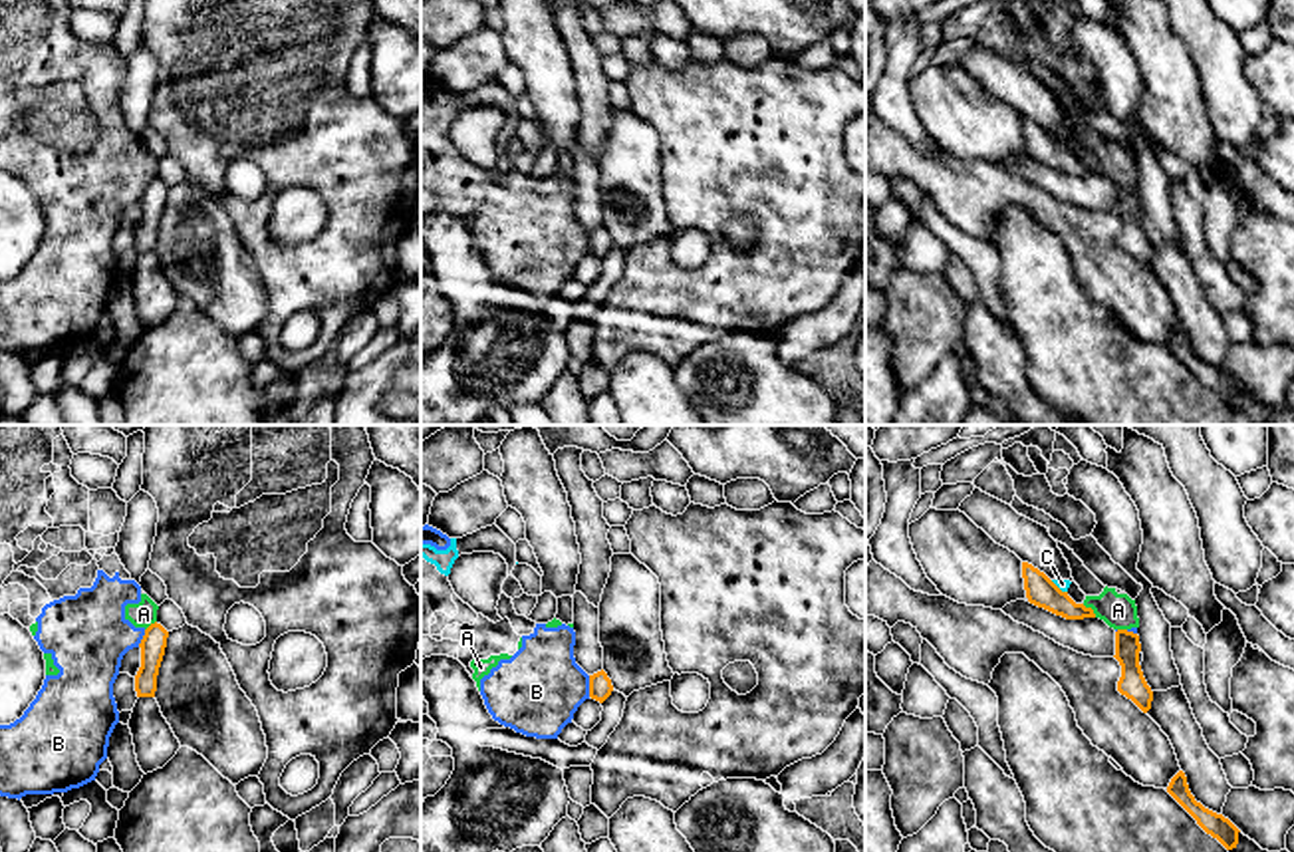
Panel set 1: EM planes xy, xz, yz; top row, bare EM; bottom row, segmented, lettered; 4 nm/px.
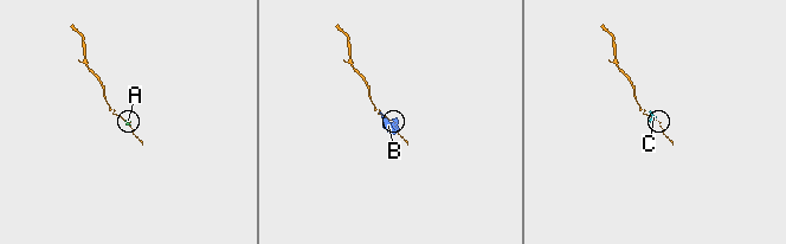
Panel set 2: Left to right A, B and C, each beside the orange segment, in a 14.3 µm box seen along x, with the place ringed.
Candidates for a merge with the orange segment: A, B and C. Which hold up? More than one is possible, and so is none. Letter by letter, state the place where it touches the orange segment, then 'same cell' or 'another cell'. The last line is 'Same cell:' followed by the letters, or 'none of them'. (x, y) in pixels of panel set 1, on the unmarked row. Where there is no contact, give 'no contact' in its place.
A: meets orange in yz at (1090, 163); another cell
B: meets orange in xz at (590, 241); another cell
C: meets orange in yz at (1056, 142); another cell
Same cell: none of them

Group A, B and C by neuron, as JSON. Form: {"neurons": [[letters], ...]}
{"neurons": [["A", "B", "C"]]}

